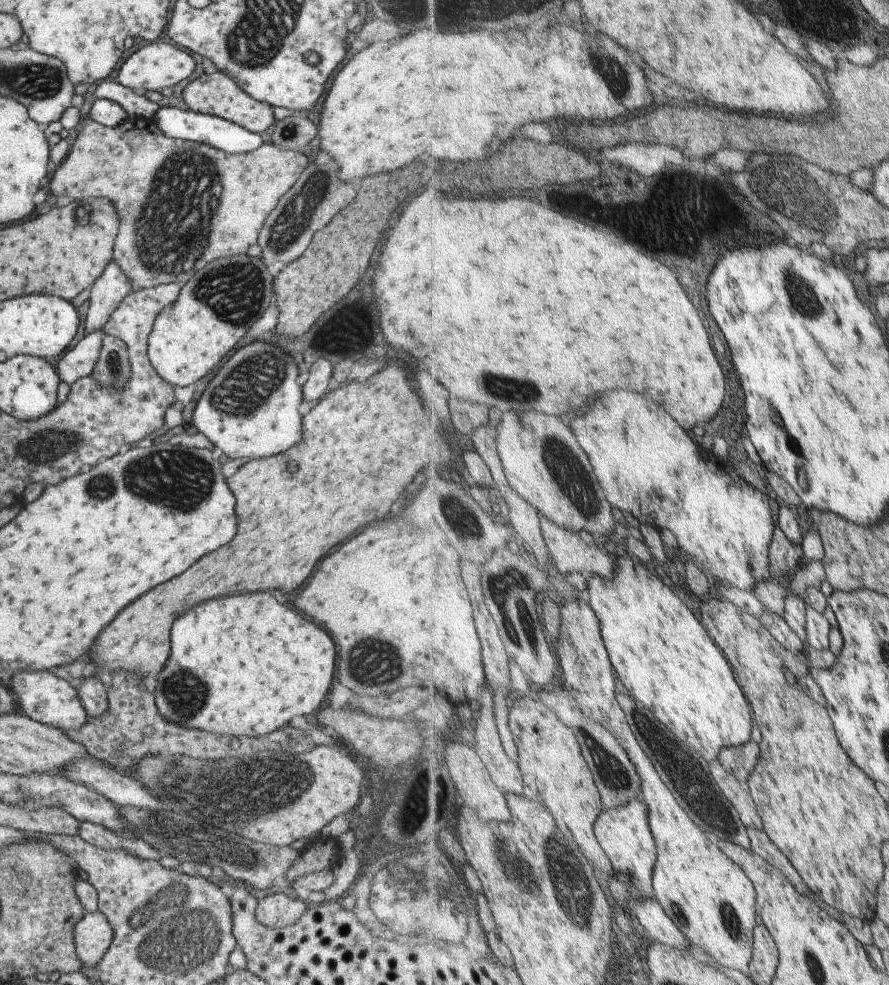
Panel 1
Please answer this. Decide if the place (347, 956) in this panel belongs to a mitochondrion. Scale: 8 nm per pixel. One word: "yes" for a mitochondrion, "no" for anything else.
no

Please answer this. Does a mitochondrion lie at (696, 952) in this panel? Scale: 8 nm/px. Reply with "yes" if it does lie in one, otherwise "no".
no

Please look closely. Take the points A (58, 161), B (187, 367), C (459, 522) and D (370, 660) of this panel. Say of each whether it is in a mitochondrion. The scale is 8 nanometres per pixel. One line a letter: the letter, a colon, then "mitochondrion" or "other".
A: other
B: other
C: other
D: mitochondrion

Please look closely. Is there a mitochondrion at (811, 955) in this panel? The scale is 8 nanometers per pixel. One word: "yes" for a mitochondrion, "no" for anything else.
yes

